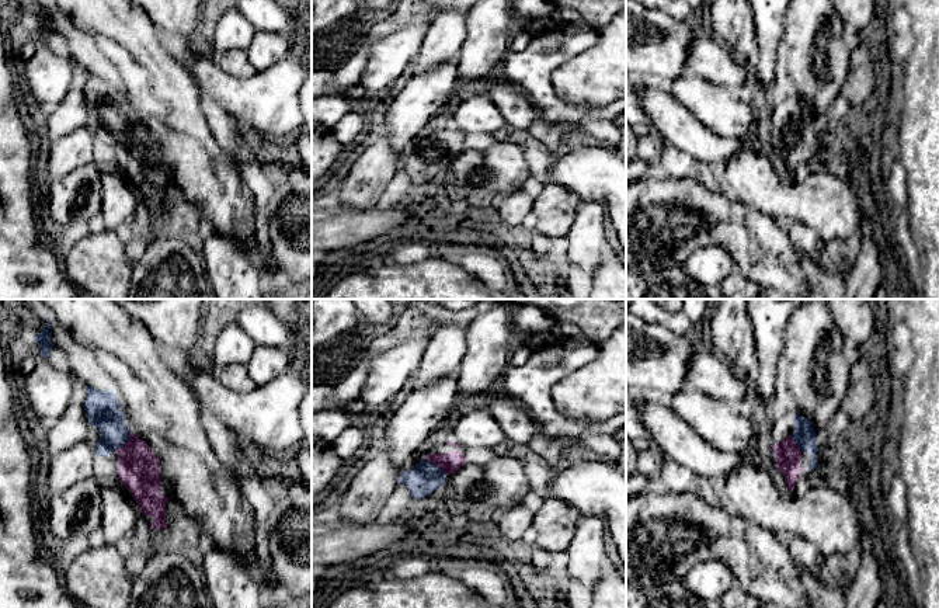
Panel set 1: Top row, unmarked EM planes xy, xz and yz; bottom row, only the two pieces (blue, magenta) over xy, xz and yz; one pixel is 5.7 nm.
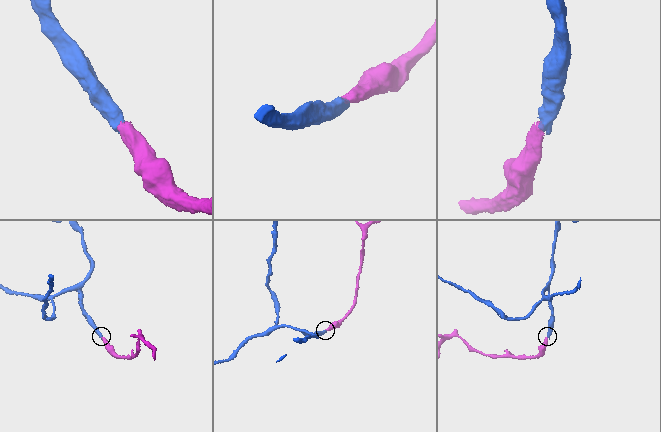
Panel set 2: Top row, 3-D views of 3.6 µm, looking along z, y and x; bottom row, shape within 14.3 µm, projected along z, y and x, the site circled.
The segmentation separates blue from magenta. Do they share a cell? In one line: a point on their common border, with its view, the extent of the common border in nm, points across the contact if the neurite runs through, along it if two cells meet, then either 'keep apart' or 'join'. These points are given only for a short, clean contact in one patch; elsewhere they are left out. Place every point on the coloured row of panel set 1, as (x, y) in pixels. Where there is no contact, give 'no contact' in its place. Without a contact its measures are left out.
meets blue in xy at (124, 441); contact 140 nm long; runs through xy (101, 407), (111, 428), (124, 441), (132, 452), (138, 468); join

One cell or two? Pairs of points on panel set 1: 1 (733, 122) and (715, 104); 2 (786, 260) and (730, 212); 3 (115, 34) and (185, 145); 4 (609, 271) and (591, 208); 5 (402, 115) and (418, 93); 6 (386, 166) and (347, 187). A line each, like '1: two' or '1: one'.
1: one
2: one
3: one
4: two
5: one
6: one

